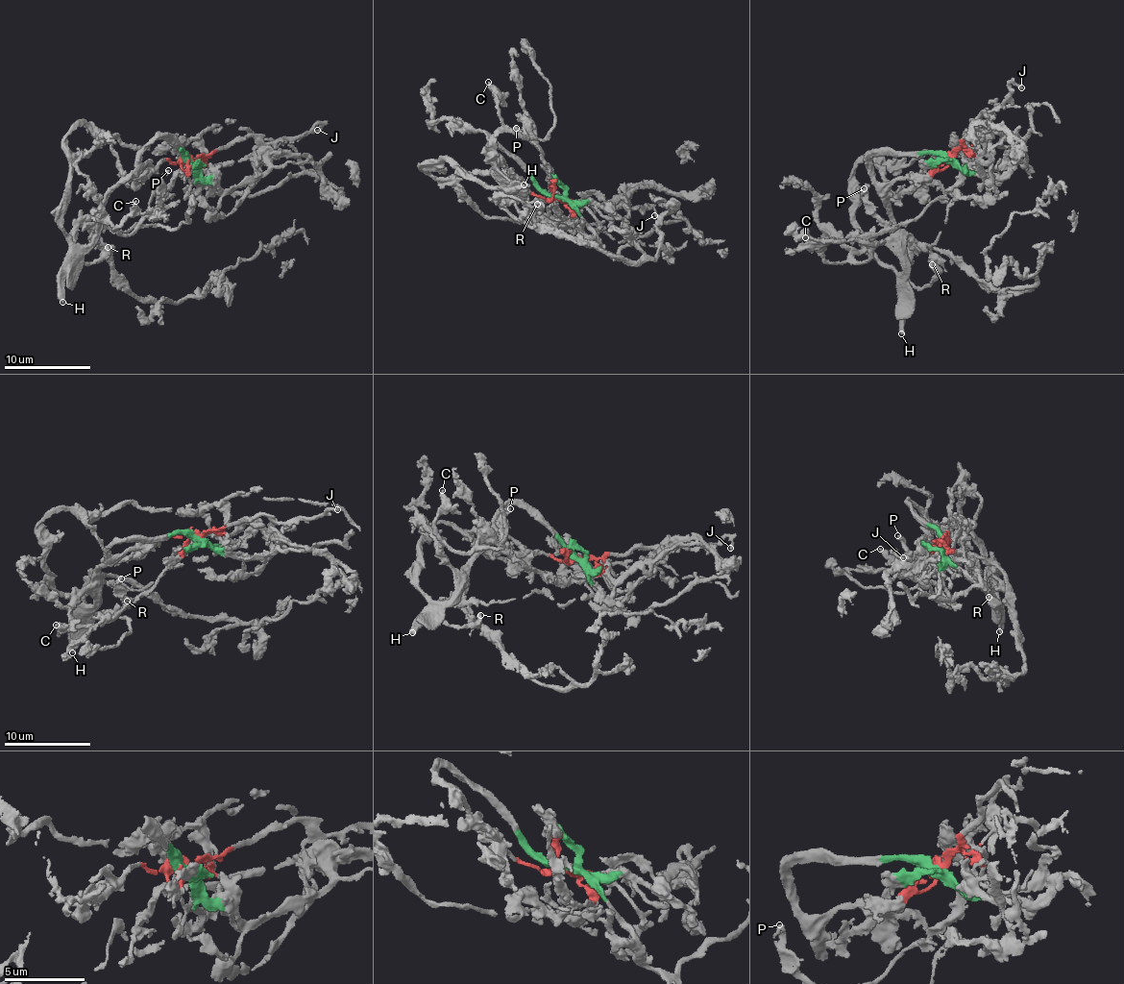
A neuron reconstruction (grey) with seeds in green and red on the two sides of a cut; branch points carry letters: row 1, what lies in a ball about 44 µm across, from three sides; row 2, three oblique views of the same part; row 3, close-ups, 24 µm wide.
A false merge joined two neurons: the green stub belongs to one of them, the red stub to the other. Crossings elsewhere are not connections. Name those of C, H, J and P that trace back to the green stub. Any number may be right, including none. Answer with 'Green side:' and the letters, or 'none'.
Green side: C, H

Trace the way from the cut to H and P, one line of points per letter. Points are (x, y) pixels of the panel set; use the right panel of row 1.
H: (950, 158), (929, 153), (881, 154), (869, 159), (873, 176), (884, 194), (904, 277), (907, 300), (900, 334)
P: (950, 158), (962, 149), (971, 154), (971, 161), (914, 219), (897, 226), (874, 212), (865, 187)

